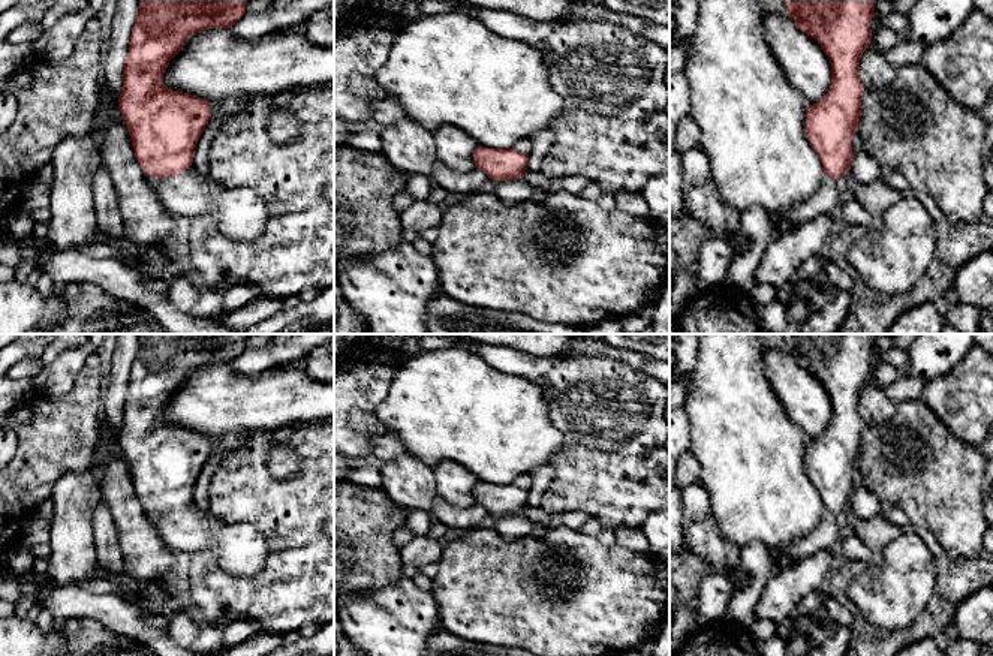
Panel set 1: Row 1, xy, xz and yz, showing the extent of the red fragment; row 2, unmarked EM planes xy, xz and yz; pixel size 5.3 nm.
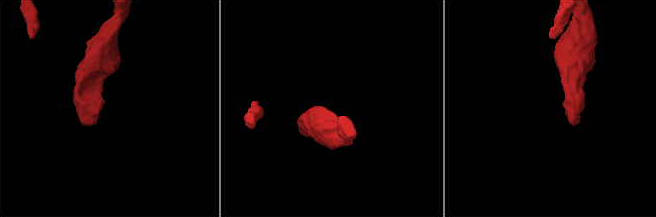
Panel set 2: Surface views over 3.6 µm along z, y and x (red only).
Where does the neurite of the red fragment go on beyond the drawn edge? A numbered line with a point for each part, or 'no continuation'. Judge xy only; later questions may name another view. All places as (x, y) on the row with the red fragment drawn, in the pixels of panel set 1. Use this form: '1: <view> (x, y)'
1: xy (241, 214)

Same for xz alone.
1: xz (524, 146)

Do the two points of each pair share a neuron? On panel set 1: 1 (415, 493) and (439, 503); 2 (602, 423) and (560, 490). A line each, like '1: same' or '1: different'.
1: different
2: same

